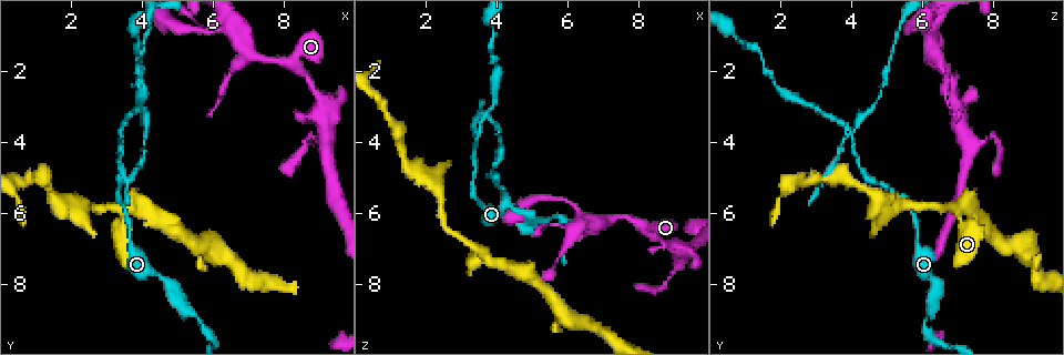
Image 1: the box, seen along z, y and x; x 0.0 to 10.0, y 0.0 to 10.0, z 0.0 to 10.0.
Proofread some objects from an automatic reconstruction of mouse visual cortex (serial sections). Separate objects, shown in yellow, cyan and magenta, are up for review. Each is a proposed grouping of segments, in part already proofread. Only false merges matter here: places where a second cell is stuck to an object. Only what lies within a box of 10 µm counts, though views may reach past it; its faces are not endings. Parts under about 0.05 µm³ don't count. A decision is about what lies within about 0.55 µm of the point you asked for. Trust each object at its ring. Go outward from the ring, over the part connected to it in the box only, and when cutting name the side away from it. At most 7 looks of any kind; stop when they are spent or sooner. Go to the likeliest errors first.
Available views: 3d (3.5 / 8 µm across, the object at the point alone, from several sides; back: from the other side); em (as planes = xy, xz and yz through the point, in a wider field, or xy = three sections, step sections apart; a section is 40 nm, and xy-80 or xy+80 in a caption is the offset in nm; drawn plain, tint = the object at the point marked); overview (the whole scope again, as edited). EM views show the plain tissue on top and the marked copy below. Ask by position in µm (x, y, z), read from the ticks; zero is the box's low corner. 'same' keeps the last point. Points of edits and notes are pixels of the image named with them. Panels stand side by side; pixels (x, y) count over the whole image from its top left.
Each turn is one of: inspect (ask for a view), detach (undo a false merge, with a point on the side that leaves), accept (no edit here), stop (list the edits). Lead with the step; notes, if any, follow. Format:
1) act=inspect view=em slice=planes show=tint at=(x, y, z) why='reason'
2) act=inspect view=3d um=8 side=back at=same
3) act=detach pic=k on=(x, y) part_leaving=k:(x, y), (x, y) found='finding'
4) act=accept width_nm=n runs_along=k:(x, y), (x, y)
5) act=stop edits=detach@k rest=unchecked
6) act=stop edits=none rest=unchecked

act=inspect view=3d um=3.5 at=(3.50, 3.80, 3.95) why='abrupt turn'

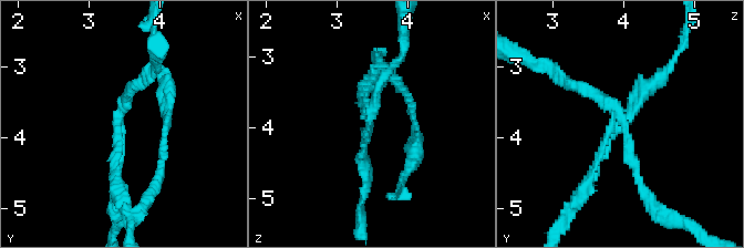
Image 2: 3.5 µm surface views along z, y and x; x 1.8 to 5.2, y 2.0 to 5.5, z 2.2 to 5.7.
act=inspect view=em slice=xy step=5 show=tint at=(3.45, 3.80, 4.00)

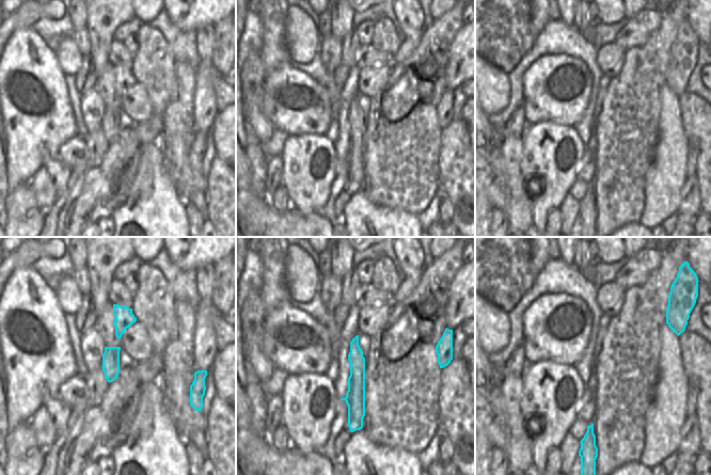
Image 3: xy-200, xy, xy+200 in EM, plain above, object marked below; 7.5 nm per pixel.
act=detach pic=2 on=(599, 156) part_leaving=2:(613, 121), (582, 196), (565, 216) found='a second cell is stuck on'

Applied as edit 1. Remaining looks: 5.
act=inspect view=3d um=3.5 at=(3.55, 5.75, 7.15)

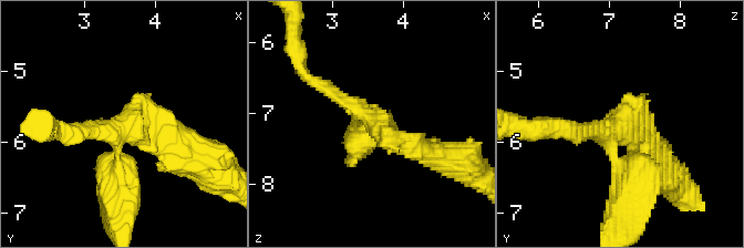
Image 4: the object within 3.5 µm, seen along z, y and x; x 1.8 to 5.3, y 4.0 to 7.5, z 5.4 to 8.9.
act=inspect view=em slice=xy step=1 show=tint at=(3.60, 5.80, 7.10)

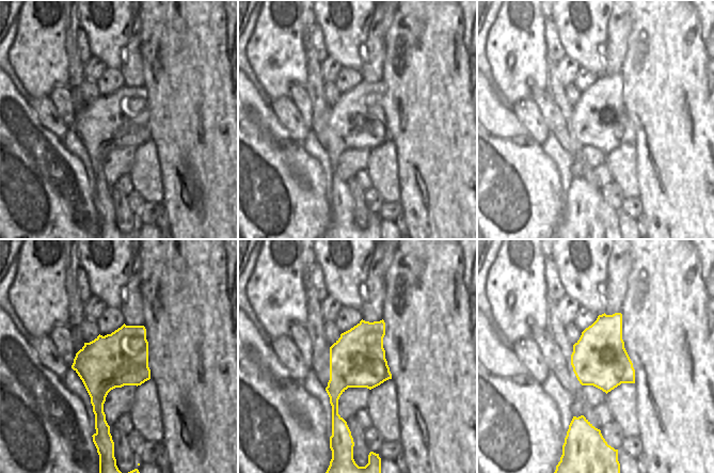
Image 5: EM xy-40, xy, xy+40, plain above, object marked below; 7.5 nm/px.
act=accept runs_along=4:(367, 134), (363, 114), (434, 154) found='all the same cell'

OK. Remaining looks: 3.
act=inspect view=3d um=3.5 at=(8.70, 4.00, 8.15) why='a narrow waist'

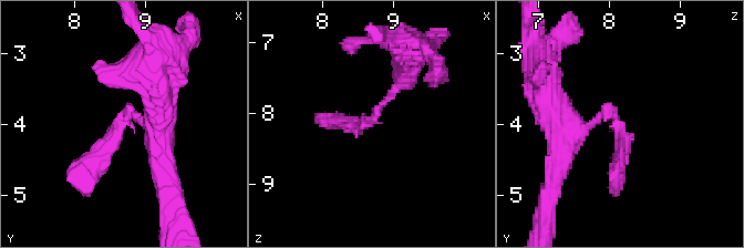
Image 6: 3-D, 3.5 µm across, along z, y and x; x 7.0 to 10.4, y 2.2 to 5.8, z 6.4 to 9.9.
act=inspect view=em slice=planes show=tint at=(8.70, 3.95, 8.10)

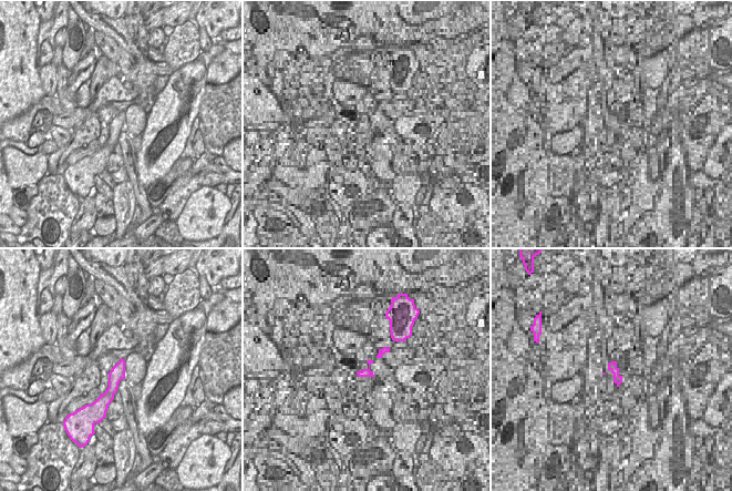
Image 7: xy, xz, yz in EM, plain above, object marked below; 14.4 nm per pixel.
act=accept runs_along=7:(122, 362), (110, 394), (101, 402) found='all the same cell'

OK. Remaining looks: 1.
act=stop edits=detach@2 rest=unchecked

